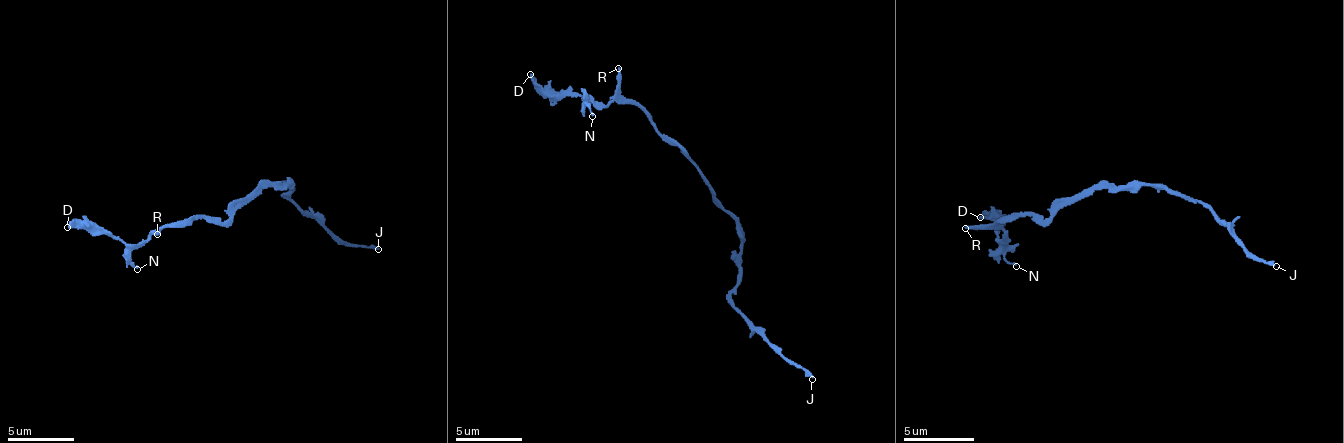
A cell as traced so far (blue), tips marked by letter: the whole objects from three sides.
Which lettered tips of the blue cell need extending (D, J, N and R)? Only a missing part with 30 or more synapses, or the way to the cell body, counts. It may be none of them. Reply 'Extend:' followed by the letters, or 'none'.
Extend: R

